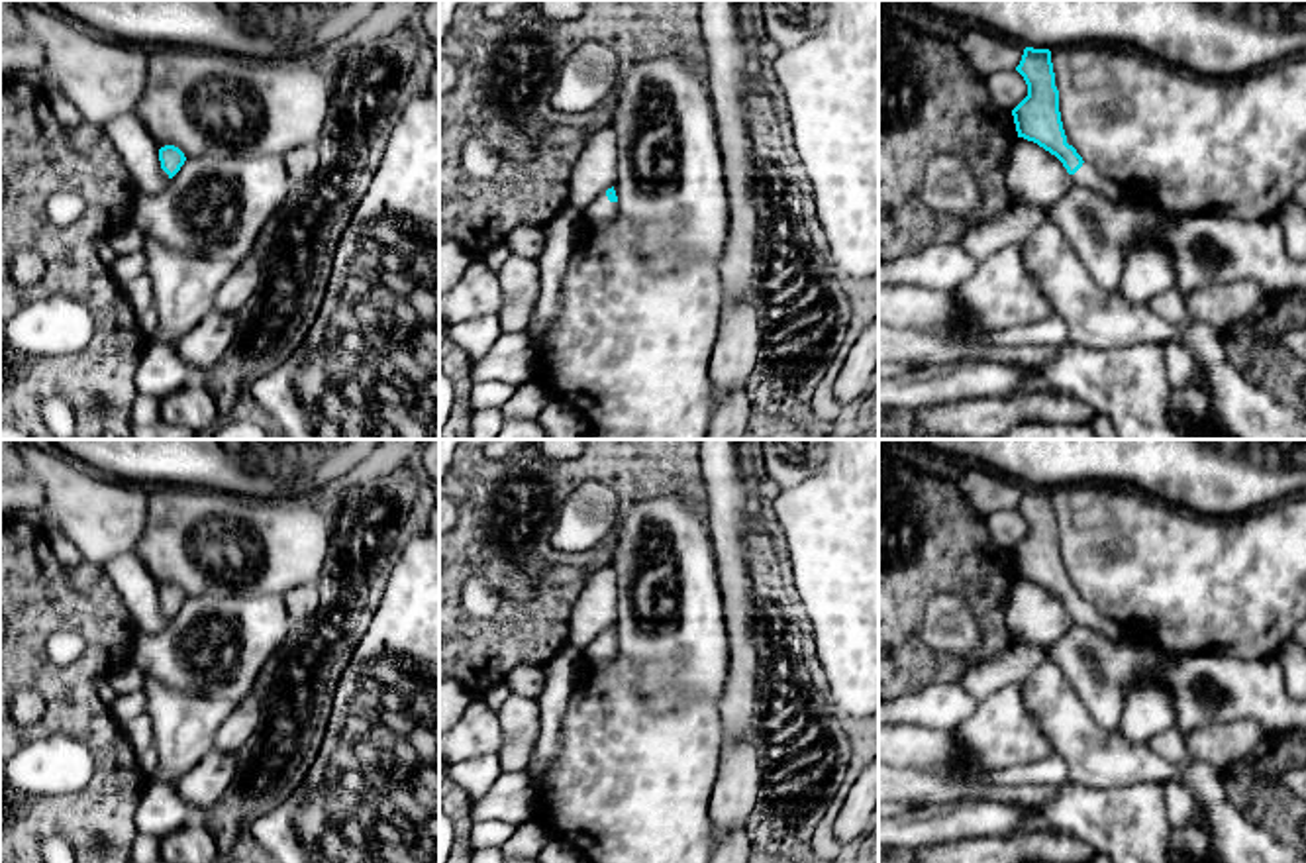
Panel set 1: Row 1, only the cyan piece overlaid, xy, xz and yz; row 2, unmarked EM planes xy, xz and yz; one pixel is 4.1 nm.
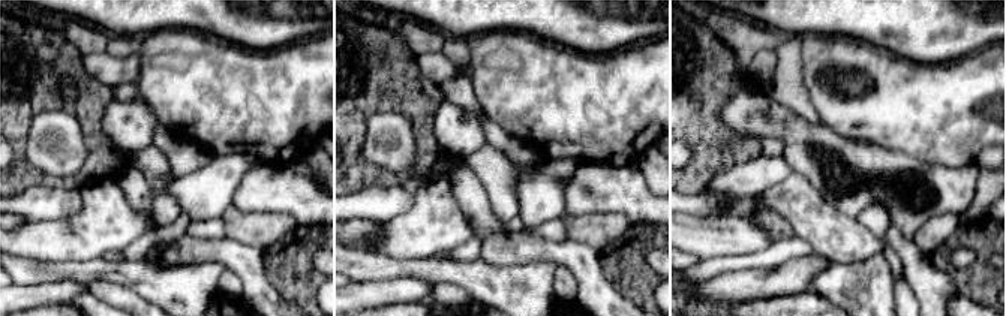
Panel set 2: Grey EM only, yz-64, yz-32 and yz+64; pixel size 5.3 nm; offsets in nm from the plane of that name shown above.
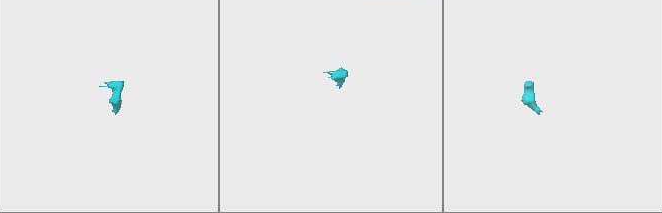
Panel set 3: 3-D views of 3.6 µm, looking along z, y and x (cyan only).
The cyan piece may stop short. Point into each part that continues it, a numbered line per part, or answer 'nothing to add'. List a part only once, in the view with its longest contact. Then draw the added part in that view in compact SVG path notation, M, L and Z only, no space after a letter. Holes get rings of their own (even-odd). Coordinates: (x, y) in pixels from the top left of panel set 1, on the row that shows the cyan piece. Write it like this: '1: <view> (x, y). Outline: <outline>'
1: xz (601, 210). Outline: M604 192L582 212L582 222L604 224L614 220L616 216L618 216L618 202L610 202Z

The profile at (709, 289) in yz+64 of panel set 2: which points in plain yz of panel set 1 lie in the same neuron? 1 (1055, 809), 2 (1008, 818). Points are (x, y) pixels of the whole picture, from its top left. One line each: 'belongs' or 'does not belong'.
1: does not belong
2: belongs

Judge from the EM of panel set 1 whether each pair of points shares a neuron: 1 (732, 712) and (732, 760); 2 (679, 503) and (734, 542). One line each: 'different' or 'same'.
1: same
2: different

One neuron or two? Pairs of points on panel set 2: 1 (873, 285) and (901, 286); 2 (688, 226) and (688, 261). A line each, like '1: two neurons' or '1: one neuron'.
1: two neurons
2: two neurons

